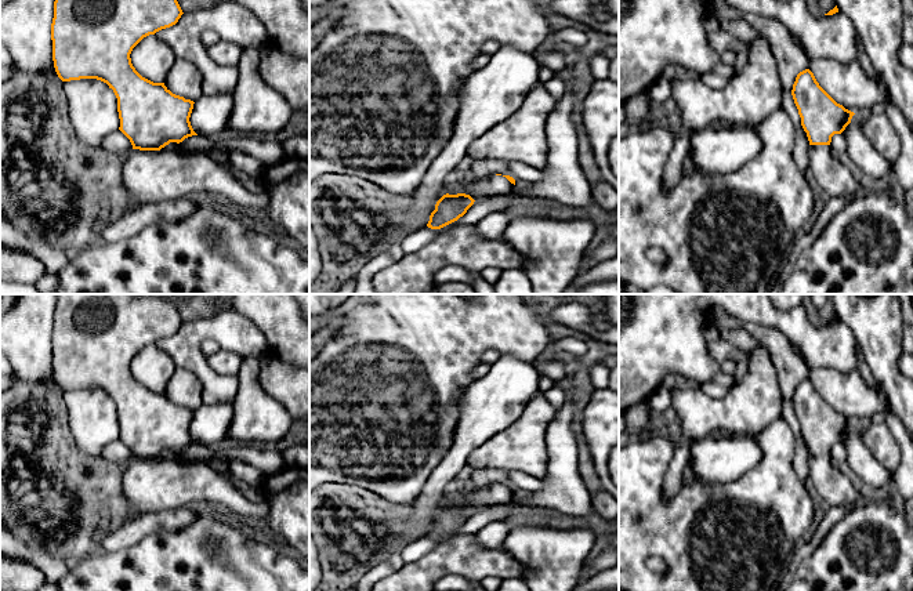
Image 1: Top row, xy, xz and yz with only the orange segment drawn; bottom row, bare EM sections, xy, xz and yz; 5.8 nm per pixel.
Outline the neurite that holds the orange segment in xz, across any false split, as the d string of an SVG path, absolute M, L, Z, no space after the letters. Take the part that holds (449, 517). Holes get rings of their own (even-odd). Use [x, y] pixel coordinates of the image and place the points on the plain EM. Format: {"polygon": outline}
{"polygon": "M492 483L468 493L448 493L443 505L436 511L435 519L430 525L427 536L441 539L463 526L475 510L507 504L514 498L515 489L501 483Z"}

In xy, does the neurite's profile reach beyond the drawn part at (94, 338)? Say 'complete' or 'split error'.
split error

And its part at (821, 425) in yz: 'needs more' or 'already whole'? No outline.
needs more

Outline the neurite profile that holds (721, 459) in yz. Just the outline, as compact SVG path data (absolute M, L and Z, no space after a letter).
M744 435L707 436L689 445L693 478L706 483L736 481L762 458L757 442Z

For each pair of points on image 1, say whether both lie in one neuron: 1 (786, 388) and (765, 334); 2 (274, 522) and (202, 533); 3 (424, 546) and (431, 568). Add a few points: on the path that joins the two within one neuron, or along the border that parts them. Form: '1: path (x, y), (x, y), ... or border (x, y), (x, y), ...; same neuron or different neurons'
1: path (786, 374), (786, 361), (779, 348); same neuron
2: border (270, 536), (272, 539); different neurons
3: border (456, 537), (448, 539), (405, 565); different neurons

